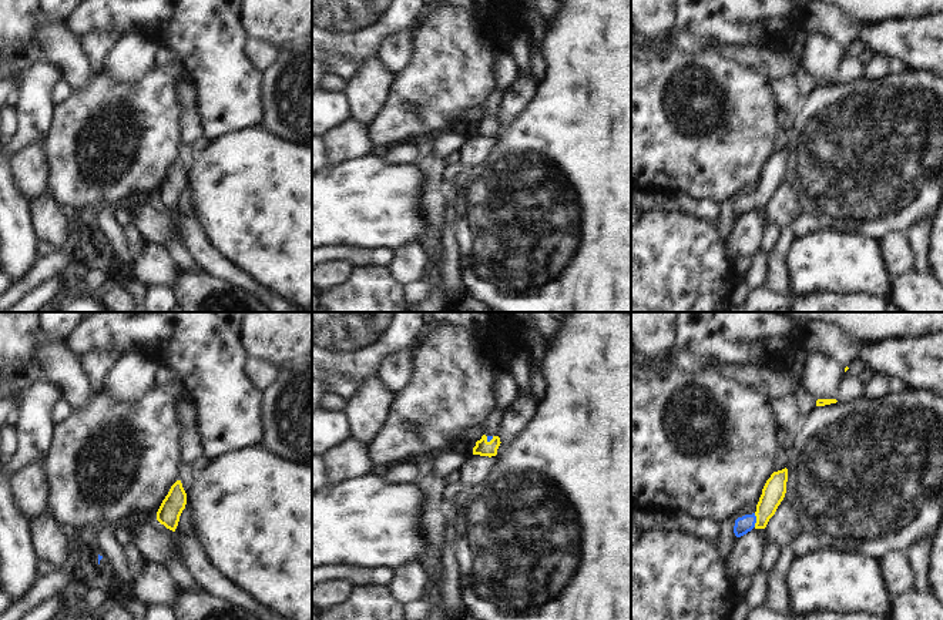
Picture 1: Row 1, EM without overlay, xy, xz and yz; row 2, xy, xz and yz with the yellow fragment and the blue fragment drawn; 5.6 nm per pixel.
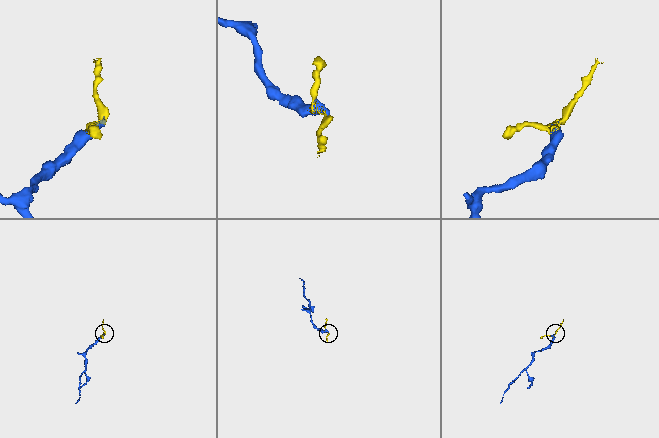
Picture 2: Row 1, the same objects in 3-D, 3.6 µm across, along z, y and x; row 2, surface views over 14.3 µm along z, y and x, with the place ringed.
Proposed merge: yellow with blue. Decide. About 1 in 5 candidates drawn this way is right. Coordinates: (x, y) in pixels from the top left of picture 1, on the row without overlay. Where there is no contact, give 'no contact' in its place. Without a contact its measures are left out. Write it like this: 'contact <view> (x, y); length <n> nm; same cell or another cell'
contact yz (757, 201); length 80 nm; same cell

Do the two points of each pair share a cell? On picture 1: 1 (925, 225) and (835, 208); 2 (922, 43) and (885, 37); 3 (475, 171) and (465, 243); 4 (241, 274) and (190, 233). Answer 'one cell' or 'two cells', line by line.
1: two cells
2: one cell
3: one cell
4: one cell

